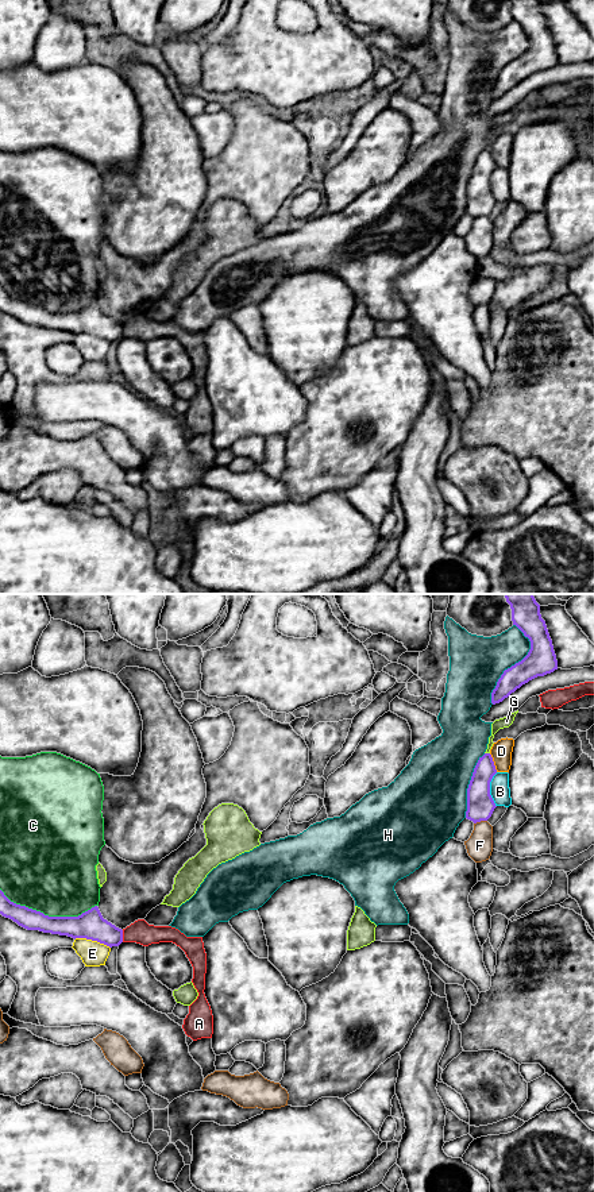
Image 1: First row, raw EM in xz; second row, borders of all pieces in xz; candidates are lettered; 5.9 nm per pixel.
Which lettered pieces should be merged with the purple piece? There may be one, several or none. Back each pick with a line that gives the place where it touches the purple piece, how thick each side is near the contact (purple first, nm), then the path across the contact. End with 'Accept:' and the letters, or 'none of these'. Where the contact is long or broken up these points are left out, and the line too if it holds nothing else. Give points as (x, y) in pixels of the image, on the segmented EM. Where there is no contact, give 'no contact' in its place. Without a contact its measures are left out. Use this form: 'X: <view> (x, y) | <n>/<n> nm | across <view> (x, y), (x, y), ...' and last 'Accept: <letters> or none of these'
Accept: none of these

